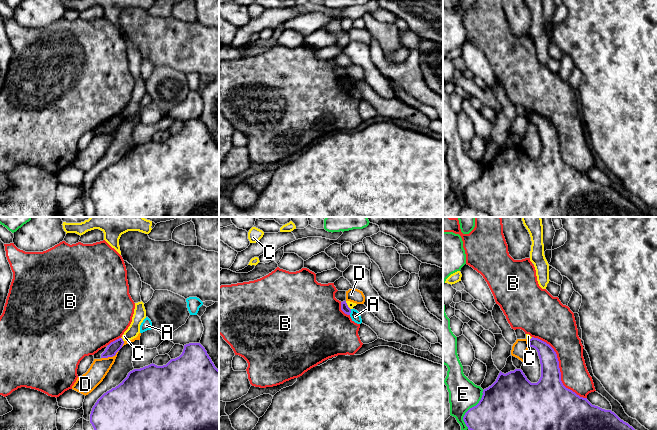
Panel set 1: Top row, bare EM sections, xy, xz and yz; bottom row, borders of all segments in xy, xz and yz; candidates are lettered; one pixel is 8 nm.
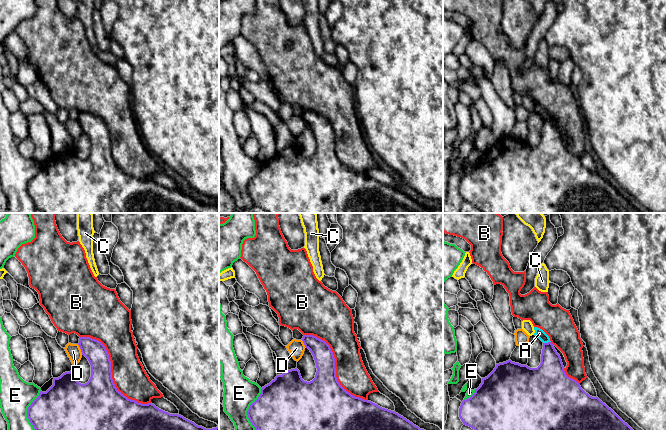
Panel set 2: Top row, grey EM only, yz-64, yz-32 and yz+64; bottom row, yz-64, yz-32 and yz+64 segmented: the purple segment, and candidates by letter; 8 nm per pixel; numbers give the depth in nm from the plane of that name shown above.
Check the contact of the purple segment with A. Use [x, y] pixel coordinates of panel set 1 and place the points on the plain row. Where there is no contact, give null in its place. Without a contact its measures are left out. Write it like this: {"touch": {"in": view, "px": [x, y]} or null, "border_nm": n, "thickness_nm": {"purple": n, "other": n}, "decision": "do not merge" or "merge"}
{"touch": {"in": "xz", "px": [350, 88]}, "border_nm": 50, "thickness_nm": {"purple": 60, "other": 80}, "decision": "do not merge"}

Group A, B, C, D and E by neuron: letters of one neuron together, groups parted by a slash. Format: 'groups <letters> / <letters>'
groups A / B / C / D / E

